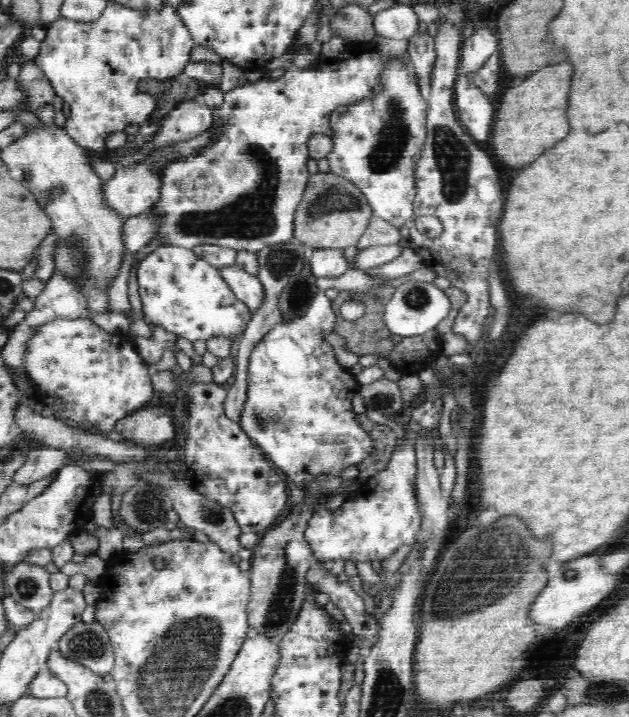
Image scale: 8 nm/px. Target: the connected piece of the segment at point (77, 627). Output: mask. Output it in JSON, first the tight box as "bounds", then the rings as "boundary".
{"bounds":[56,620,115,676],"boundary":[[[80,620],[56,643],[62,655],[103,676],[115,665],[115,654],[106,629],[98,621]]]}

